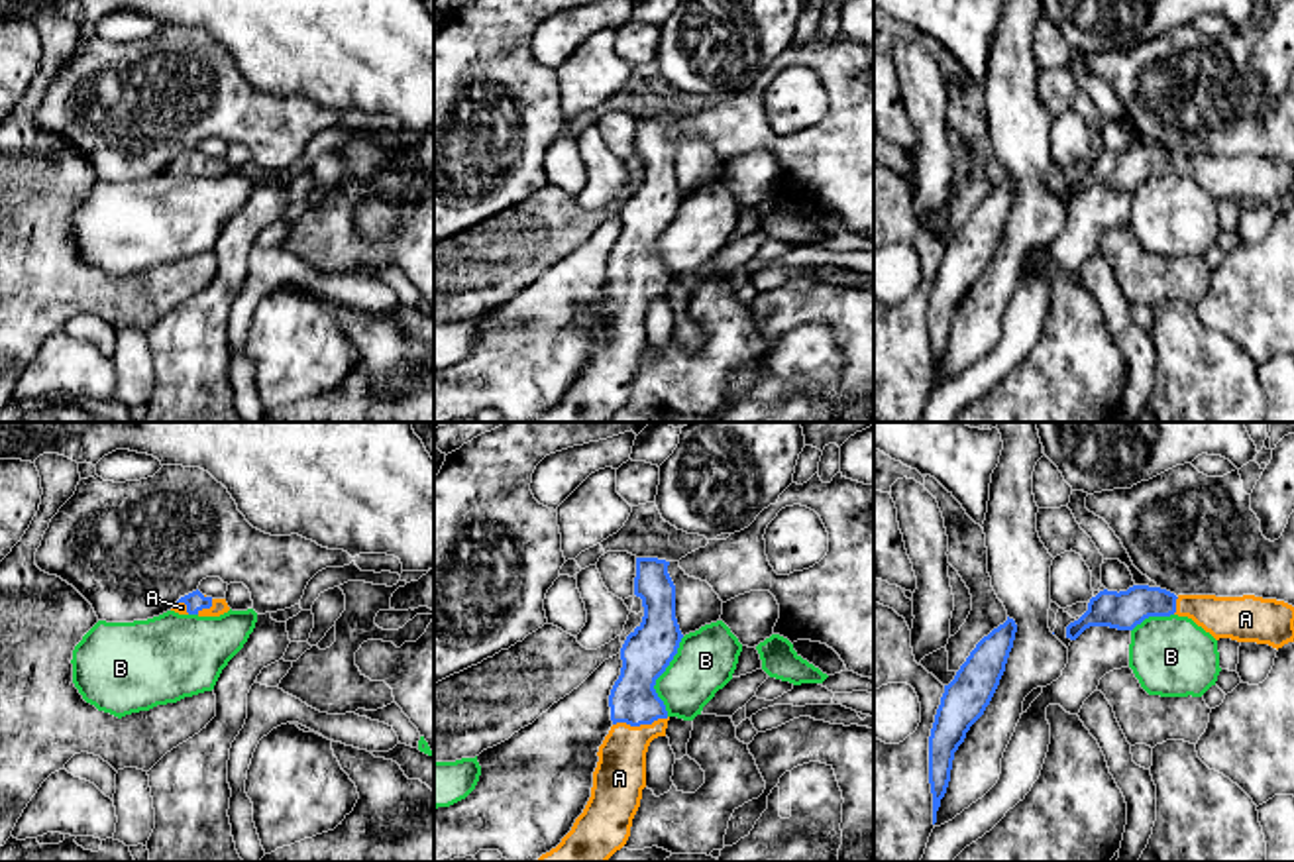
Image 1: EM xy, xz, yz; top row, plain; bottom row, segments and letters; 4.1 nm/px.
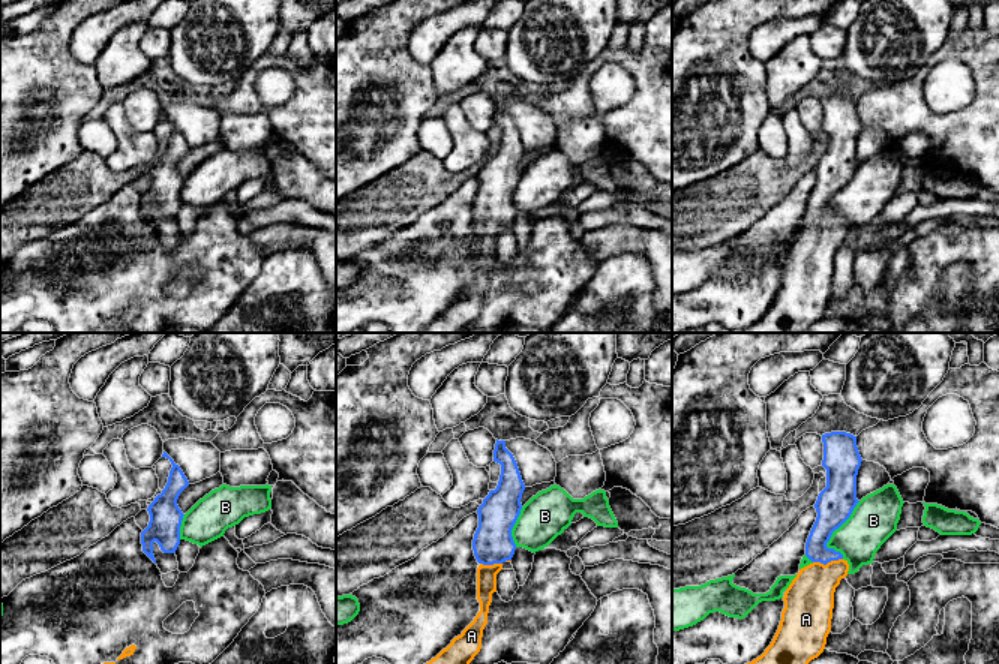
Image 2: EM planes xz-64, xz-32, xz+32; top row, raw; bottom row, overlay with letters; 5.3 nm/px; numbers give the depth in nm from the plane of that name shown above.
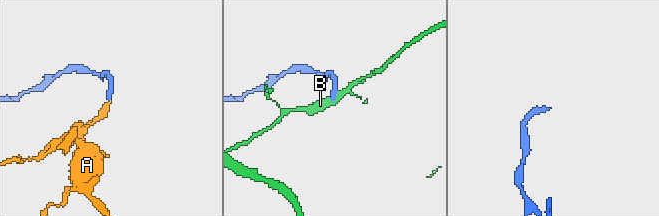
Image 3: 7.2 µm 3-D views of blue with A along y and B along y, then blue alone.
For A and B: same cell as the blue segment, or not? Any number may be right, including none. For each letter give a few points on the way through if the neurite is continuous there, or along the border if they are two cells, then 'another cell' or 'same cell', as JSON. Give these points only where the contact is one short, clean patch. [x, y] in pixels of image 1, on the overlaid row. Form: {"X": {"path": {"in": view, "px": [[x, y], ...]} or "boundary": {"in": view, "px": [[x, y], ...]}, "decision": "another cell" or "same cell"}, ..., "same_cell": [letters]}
{"A": {"path": {"in": "xz", "px": [[633, 700], [641, 723], [623, 751], [619, 778]]}, "decision": "same cell"}, "B": {"boundary": {"in": "xz", "px": [[684, 637], [678, 652], [654, 686], [666, 715]]}, "decision": "another cell"}, "same_cell": ["A"]}

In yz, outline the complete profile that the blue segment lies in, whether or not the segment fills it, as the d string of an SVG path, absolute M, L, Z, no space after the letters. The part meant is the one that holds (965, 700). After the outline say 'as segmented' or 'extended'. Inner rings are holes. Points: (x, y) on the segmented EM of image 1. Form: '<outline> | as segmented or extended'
M1007 617L1003 624L984 636L944 685L941 705L929 736L929 783L933 793L933 825L941 799L950 781L954 752L964 742L970 727L984 715L1013 648L1017 624Z | as segmented

